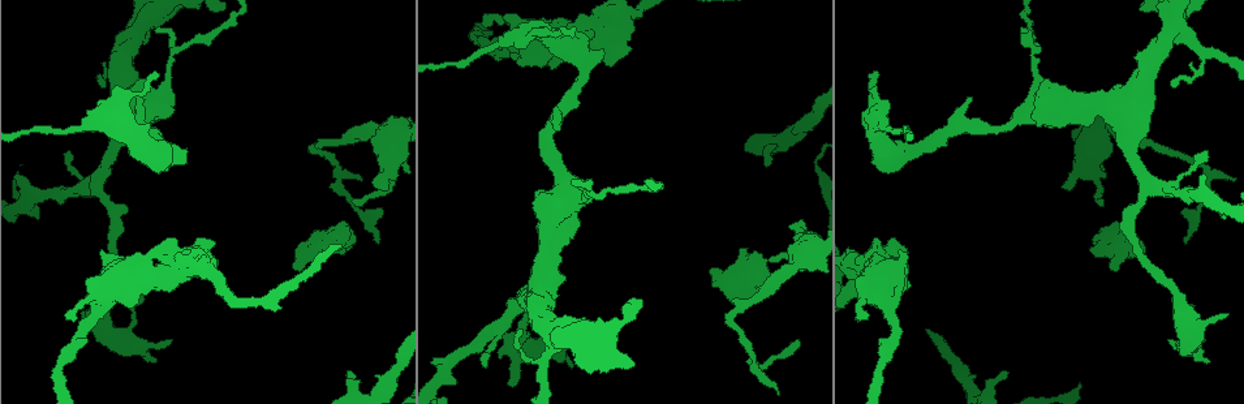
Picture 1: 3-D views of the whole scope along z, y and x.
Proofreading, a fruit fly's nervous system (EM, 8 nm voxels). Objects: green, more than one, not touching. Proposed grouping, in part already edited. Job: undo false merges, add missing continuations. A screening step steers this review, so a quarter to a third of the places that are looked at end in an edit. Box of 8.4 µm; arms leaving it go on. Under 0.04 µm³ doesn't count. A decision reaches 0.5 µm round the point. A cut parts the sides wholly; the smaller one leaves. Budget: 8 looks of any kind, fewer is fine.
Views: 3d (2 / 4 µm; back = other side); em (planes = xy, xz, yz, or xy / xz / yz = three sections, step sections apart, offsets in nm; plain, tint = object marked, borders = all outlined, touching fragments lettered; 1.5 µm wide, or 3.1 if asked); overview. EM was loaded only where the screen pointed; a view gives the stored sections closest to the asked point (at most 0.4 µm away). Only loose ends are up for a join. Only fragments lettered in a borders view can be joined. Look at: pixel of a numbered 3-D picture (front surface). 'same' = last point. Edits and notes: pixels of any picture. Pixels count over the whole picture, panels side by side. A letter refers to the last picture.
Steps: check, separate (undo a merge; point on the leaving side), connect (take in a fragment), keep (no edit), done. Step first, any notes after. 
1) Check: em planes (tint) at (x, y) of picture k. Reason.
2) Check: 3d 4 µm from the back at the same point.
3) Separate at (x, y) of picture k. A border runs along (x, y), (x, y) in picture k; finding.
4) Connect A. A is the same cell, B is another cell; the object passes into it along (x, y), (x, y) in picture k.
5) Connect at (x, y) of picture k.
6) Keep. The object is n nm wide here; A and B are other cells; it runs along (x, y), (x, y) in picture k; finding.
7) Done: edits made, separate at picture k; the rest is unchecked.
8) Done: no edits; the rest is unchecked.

Check: em planes (plain) at (62, 131) of picture 1. Thick turns thin.

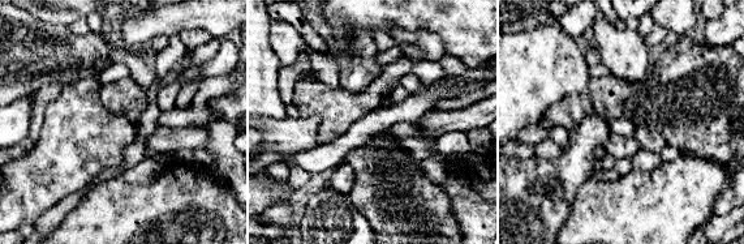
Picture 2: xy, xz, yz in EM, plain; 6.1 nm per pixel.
Check: em planes (borders) at the same point.

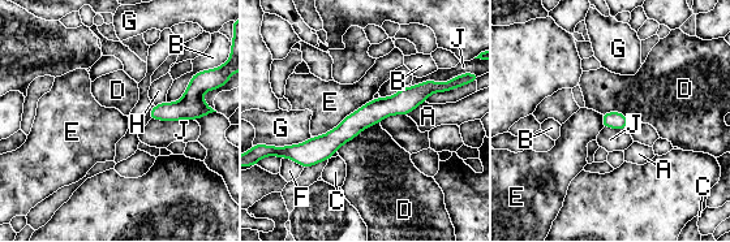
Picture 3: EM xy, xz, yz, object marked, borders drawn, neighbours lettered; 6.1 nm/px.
Keep. A, B, C, D, E, F, G, H and J are other cells; it runs along (437, 87), (378, 108), (299, 158) in picture 3; all the same neuron.

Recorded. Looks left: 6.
Check: 3d 2 µm at (100, 250) of picture 1. Free end.

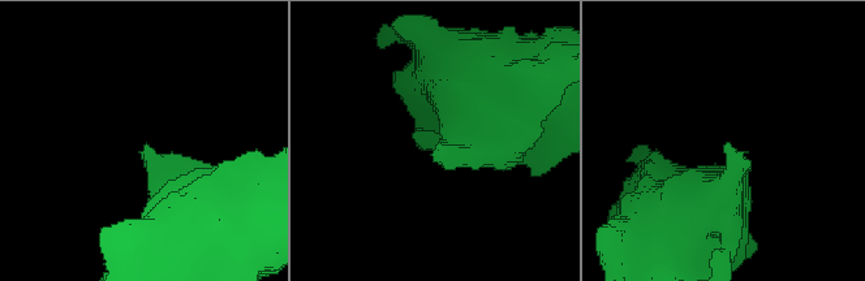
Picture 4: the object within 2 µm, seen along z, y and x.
Check: em xy step 4 (tint) at (727, 145) of picture 4.

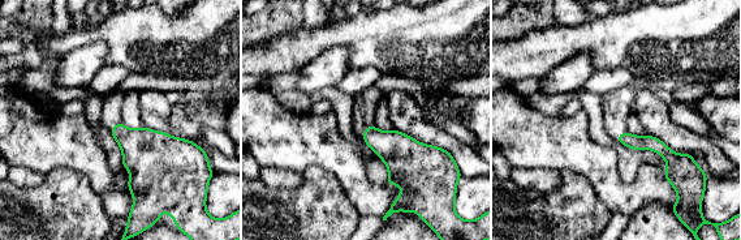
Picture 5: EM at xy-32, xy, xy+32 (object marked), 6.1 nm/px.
Check: em xy step 4 (borders) at the same point.

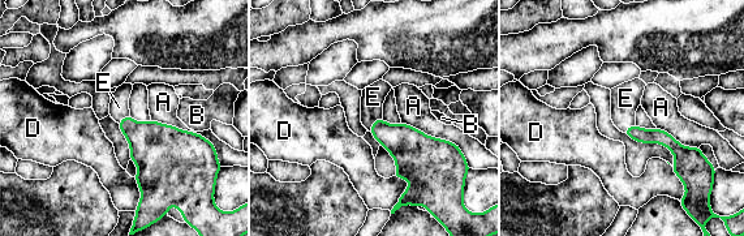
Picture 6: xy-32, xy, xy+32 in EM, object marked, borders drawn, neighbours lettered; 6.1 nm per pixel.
Connect E. E is the same cell, A, B and D are other cells; the object passes into it along (407, 145), (374, 123), (373, 97) in picture 6; it goes on there.

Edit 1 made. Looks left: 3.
Check: overview.

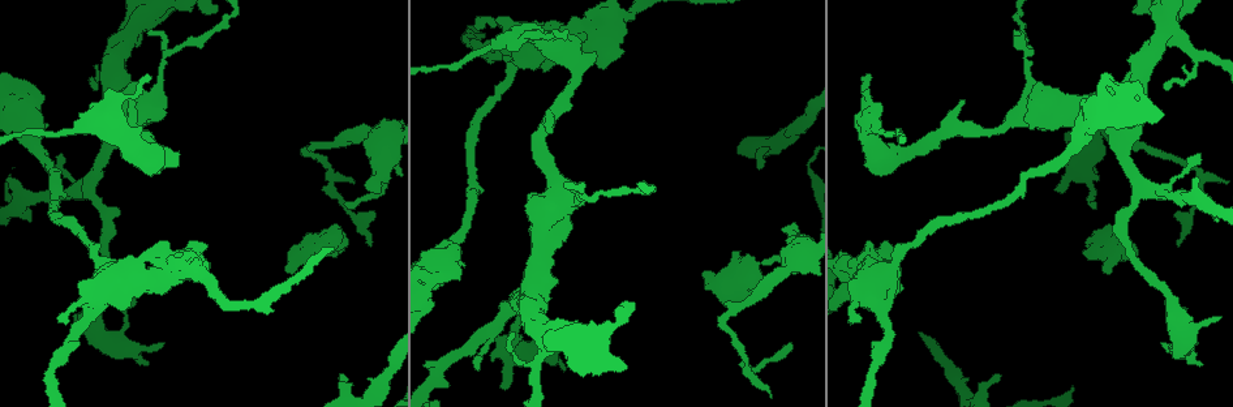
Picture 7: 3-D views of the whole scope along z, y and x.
Check: em planes (tint) at (790, 265) of picture 7. Branch point.

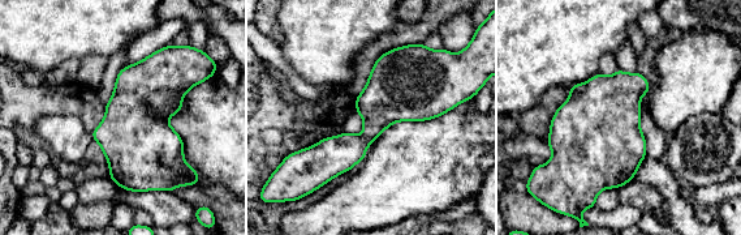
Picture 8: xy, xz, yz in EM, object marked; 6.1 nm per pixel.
Check: em planes (borders) at the same point. See the neighbours.

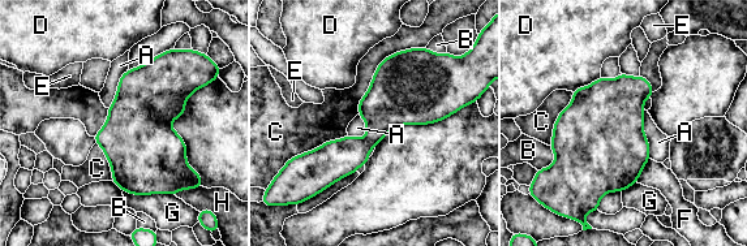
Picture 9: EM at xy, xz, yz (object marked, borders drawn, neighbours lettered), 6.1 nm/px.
Keep. A, B, C, D, E, F, G and H are other cells; a border runs along (643, 109), (643, 133), (651, 158) in picture 9; continuous, no second neuron.

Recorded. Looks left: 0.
Done: edits made, connect at picture 6; the rest is unchecked.

